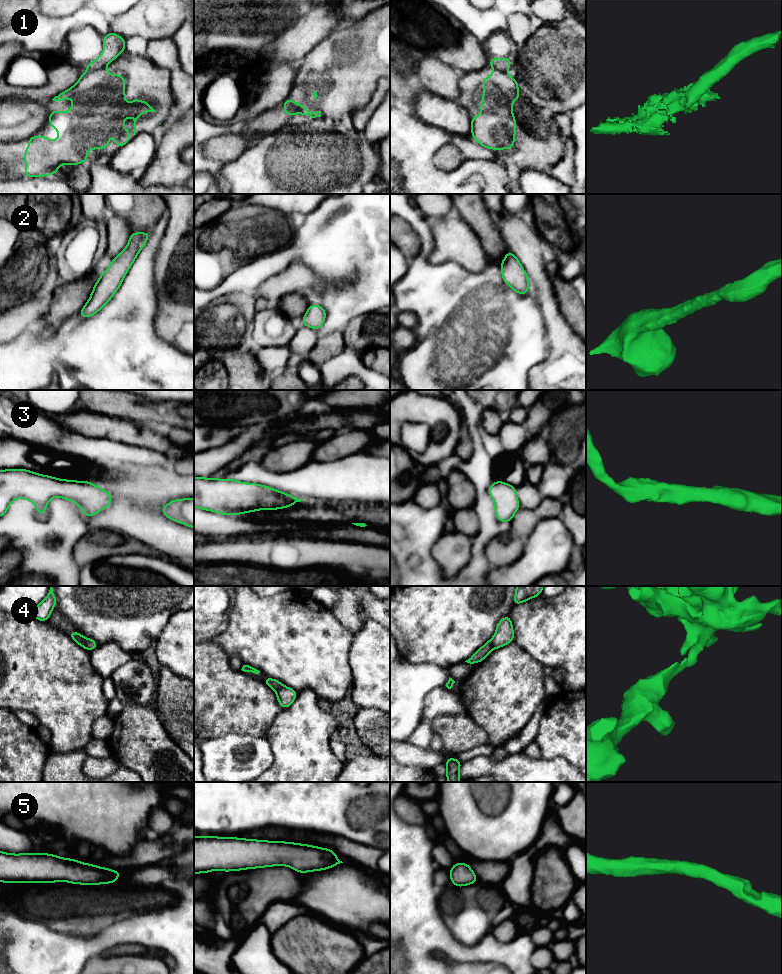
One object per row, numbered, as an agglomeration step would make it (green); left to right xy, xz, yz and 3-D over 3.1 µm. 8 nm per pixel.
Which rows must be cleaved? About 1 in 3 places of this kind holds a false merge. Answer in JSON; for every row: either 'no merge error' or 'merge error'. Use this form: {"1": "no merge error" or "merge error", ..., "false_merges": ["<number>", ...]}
{"1": "merge error", "2": "no merge error", "3": "no merge error", "4": "merge error", "5": "no merge error", "false_merges": ["1", "4"]}

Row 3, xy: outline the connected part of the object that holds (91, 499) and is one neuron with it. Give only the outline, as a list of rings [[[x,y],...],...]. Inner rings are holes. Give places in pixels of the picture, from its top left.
[[[26,469],[0,470],[0,517],[18,498],[34,503],[37,506],[36,515],[41,515],[53,497],[77,503],[87,517],[110,506],[112,500],[108,491],[89,481],[62,480]]]

